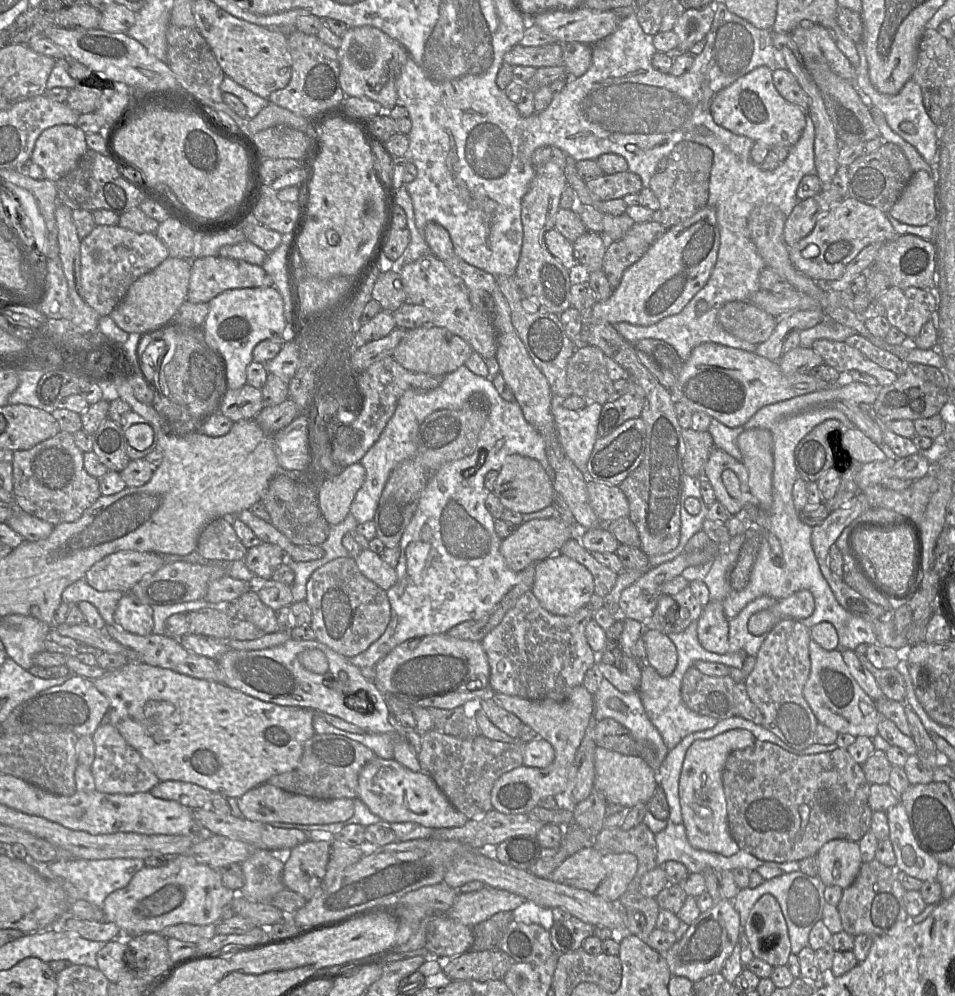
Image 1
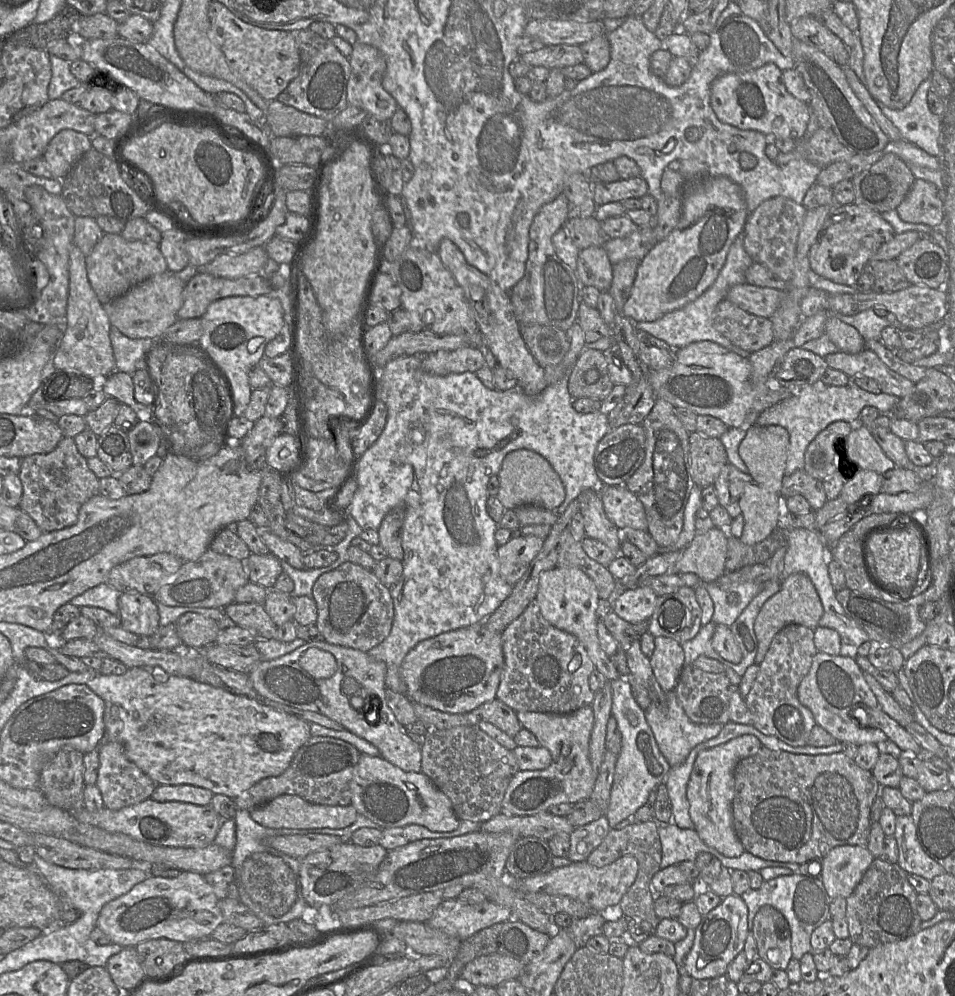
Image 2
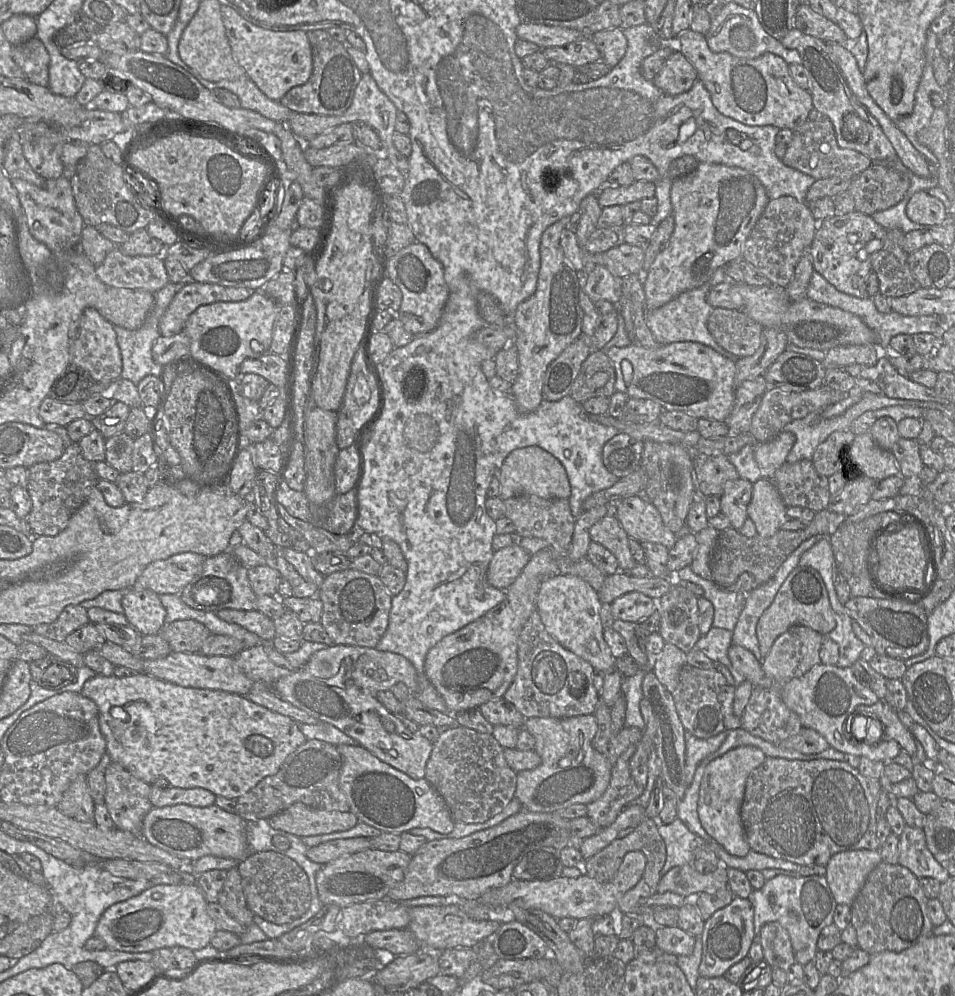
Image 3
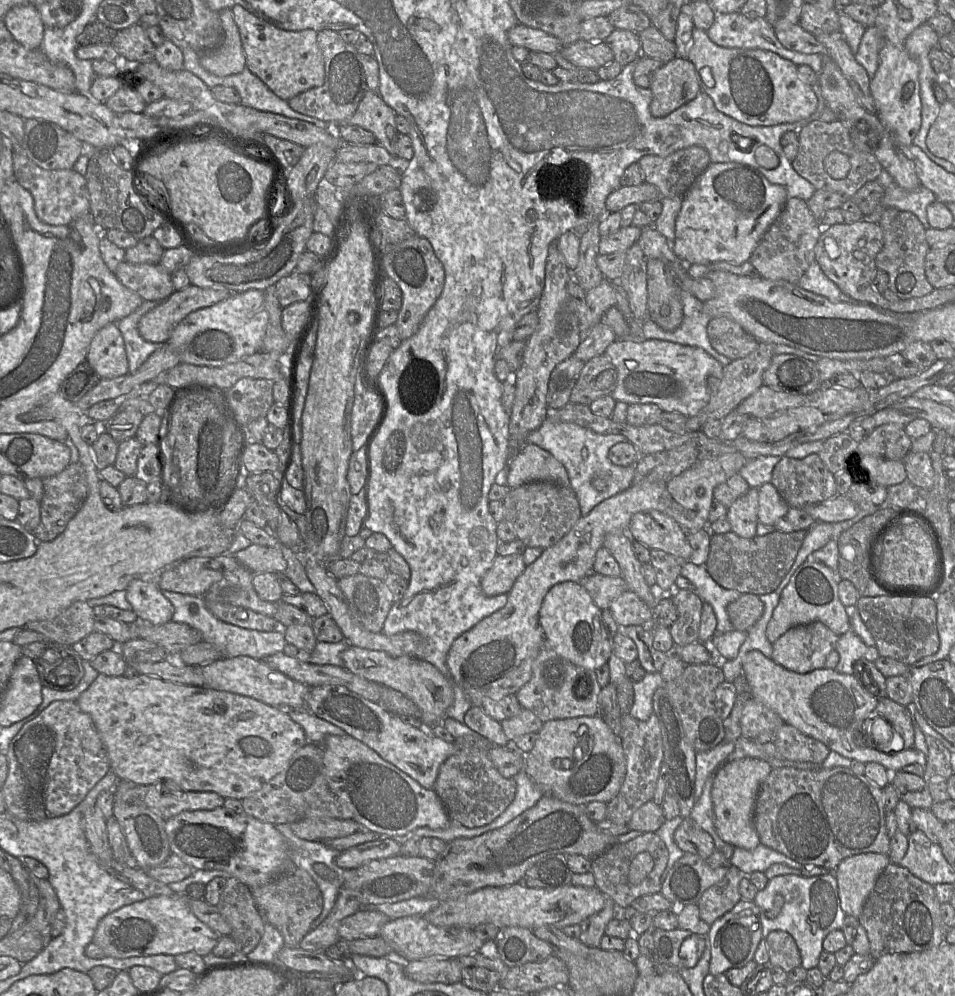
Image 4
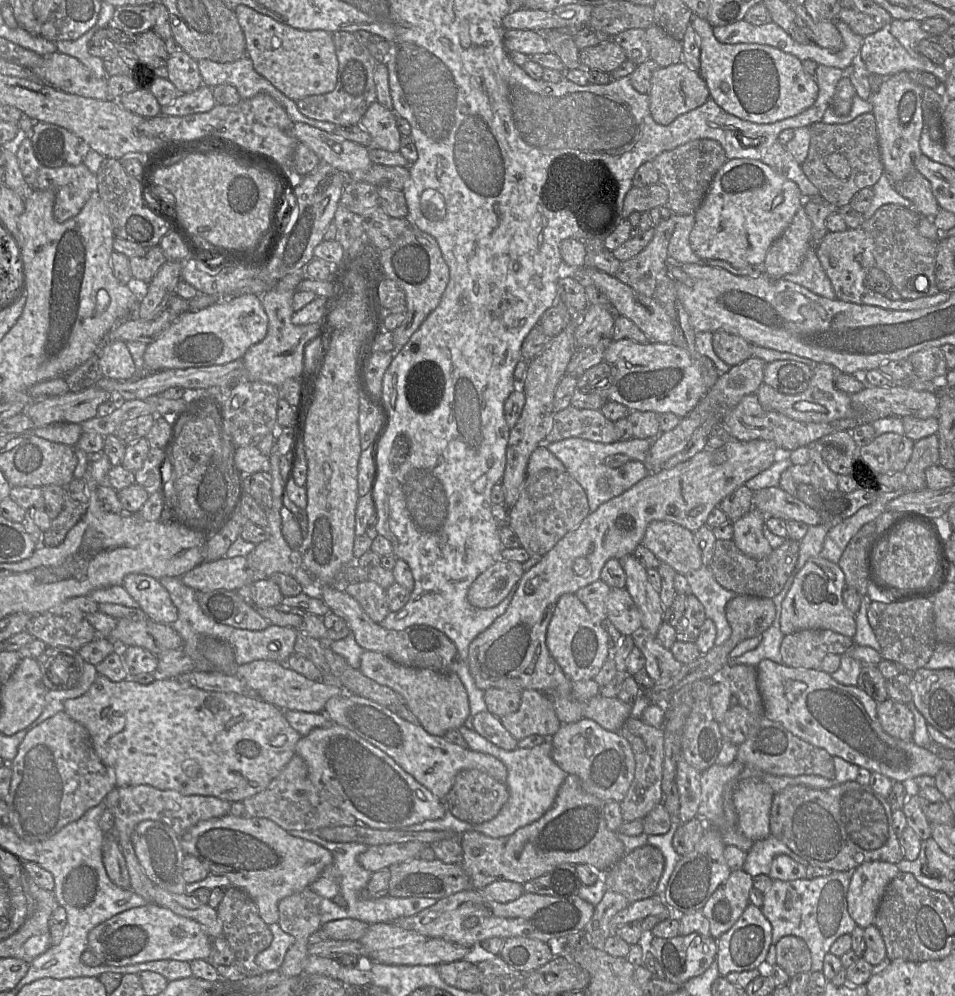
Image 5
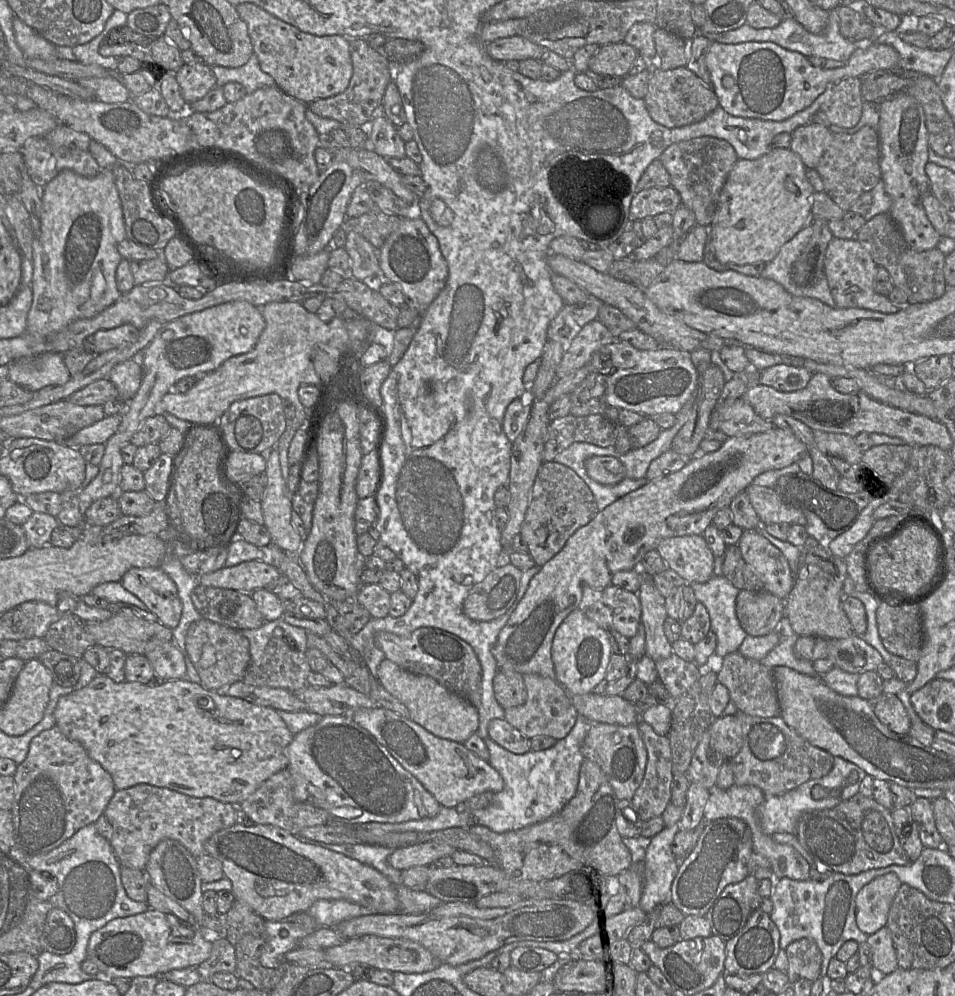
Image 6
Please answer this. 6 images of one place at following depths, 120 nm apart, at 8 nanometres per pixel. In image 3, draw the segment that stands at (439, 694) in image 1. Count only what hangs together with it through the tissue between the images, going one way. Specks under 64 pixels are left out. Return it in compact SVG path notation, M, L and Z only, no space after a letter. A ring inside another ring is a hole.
M546 548L532 555L514 583L505 590L505 599L479 619L445 636L426 655L424 671L447 708L455 713L478 708L482 704L504 697L518 667L518 637L534 610L540 585L548 578L562 575L552 553Z

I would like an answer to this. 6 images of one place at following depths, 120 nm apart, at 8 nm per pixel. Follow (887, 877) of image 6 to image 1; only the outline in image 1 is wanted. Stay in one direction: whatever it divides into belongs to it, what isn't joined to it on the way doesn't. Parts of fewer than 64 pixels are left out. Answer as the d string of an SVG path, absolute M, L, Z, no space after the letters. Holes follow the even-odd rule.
M847 839L828 841L817 852L816 858L821 882L842 889L853 884L863 864L858 842Z

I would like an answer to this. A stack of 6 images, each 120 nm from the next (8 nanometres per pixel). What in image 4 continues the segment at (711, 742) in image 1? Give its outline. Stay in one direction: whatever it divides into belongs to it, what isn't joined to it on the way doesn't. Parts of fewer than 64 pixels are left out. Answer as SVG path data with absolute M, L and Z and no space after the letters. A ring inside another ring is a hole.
M745 757L726 761L713 774L711 800L714 824L719 837L735 848L752 850L760 844L753 822L754 807L760 785L767 778L772 767L762 759Z

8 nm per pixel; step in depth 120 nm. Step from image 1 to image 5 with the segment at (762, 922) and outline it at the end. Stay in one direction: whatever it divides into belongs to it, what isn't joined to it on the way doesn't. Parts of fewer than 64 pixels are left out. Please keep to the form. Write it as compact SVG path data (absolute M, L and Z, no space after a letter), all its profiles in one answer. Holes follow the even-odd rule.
M797 936L782 937L776 944L776 965L791 978L799 973L811 973L812 957L806 942Z

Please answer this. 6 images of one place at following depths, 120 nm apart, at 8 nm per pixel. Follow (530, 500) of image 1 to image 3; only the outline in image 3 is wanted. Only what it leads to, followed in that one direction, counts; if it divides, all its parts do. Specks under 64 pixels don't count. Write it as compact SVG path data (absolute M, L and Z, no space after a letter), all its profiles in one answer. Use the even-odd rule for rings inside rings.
M527 446L513 450L504 460L498 476L502 500L526 494L543 499L568 499L571 488L566 470L552 454L538 446Z

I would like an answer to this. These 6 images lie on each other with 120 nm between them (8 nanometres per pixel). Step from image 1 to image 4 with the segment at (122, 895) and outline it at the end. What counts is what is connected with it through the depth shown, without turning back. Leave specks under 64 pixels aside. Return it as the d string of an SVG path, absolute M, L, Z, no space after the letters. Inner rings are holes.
M173 894L172 896L148 897L143 901L124 906L108 915L99 922L92 942L100 947L105 956L119 959L130 957L142 957L152 955L178 955L187 952L194 952L199 956L206 956L211 953L217 944L220 936L201 922L189 909L187 896L185 894Z

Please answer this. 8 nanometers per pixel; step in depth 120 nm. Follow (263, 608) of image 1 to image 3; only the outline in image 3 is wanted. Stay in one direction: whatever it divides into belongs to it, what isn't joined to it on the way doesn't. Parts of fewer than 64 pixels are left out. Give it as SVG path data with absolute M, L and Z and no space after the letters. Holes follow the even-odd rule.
M223 609L215 613L220 619L258 635L265 643L271 643L276 637L274 621L258 610Z

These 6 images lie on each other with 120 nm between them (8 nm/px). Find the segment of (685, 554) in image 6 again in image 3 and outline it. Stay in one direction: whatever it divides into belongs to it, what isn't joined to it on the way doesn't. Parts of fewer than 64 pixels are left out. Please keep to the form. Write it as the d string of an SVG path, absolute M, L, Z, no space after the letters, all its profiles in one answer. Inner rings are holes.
M630 496L617 501L615 503L615 517L626 534L638 542L659 543L670 549L678 539L678 535L664 525L656 507L644 496Z

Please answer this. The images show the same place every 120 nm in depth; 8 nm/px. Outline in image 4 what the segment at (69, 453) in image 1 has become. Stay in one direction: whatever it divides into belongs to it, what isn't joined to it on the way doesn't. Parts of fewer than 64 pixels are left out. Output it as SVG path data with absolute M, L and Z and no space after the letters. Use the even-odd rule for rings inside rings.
M81 462L70 463L60 473L42 478L44 494L40 503L41 521L32 531L38 542L49 542L57 538L69 521L82 508L88 496L87 477Z

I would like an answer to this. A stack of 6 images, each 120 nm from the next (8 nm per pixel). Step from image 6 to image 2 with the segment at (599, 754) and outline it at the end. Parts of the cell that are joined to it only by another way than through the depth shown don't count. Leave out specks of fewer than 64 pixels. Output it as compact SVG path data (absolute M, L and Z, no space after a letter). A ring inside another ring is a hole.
M591 705L566 714L518 711L516 715L522 727L531 731L540 746L549 750L552 762L543 770L519 770L506 789L501 813L508 816L532 816L548 812L550 807L558 804L575 804L589 799L598 774L589 759L590 736L594 725Z

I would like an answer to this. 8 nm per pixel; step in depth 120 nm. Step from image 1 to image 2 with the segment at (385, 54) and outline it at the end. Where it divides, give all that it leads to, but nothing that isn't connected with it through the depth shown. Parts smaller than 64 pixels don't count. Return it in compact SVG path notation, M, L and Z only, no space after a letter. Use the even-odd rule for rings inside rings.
M356 43L349 57L350 76L347 83L348 105L365 110L380 121L389 121L399 108L396 100L383 88L382 80L386 71L386 60L377 48Z

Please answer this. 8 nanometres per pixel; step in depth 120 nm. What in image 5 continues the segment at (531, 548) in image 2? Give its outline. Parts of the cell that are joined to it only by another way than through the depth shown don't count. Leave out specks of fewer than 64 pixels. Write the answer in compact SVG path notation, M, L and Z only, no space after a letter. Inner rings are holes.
M501 559L475 579L469 587L467 599L476 608L495 607L519 583L523 574L522 563Z

